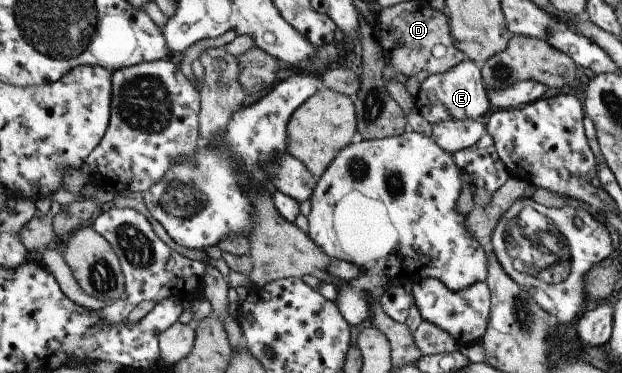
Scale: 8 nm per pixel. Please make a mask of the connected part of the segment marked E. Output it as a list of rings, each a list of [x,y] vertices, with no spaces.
[[[466,58],[462,63],[443,74],[431,74],[421,84],[415,107],[428,121],[437,124],[448,120],[485,120],[492,111],[487,91],[483,84],[481,68]]]

